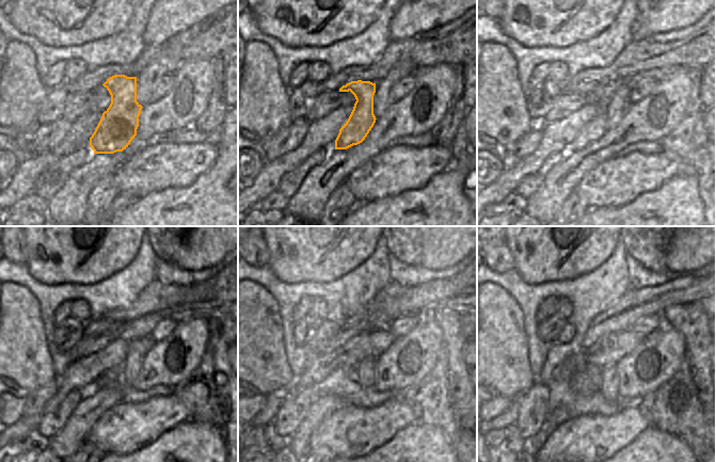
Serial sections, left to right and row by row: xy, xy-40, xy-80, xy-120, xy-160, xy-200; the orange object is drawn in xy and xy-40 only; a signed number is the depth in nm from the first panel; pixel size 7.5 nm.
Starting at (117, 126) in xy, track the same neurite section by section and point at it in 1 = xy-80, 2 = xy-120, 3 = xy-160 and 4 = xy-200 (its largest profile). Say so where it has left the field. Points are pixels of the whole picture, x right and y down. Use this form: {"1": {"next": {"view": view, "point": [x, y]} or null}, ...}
{"1": {"next": {"view": "xy-80", "point": [595, 129]}}, "2": {"next": {"view": "xy-120", "point": [92, 327]}}, "3": {"next": {"view": "xy-160", "point": [327, 330]}}, "4": {"next": {"view": "xy-200", "point": [567, 333]}}}

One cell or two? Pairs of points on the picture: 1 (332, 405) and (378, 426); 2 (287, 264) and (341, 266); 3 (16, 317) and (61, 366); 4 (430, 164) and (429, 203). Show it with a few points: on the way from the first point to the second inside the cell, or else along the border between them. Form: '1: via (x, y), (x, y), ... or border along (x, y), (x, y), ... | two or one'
1: border along (345, 404), (331, 413), (320, 424) | two
2: via (301, 264), (328, 264) | one
3: border along (43, 329), (50, 363), (57, 377) | two
4: border along (450, 163), (423, 187), (408, 190) | two

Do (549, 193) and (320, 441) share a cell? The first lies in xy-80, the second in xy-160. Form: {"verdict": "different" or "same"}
{"verdict": "different"}

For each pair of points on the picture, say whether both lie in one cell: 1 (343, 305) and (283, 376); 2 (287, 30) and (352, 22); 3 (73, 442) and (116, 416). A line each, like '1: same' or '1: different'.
1: different
2: same
3: different

